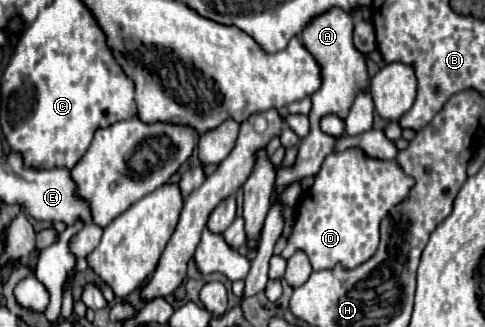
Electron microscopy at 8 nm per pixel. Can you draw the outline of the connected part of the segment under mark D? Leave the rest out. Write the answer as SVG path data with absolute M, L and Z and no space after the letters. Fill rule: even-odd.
M347 149L343 153L331 153L321 165L321 171L315 175L315 183L309 191L305 191L297 203L297 221L295 231L291 235L281 256L286 260L296 250L305 251L315 271L331 269L337 263L343 263L347 269L365 263L379 245L379 223L389 213L395 203L401 203L413 185L411 177L405 177L401 169L397 169L397 161L379 161L367 157L361 149Z

